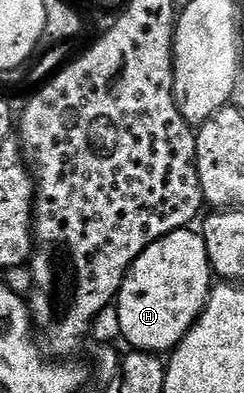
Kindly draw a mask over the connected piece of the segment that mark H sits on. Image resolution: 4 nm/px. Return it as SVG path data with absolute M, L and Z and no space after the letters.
M182 230L167 234L162 240L156 240L147 246L145 253L129 266L129 273L125 276L115 301L121 335L124 342L129 343L128 347L138 352L172 353L205 309L211 291L209 276L211 277L211 269L204 235L197 233L196 236L193 230Z

